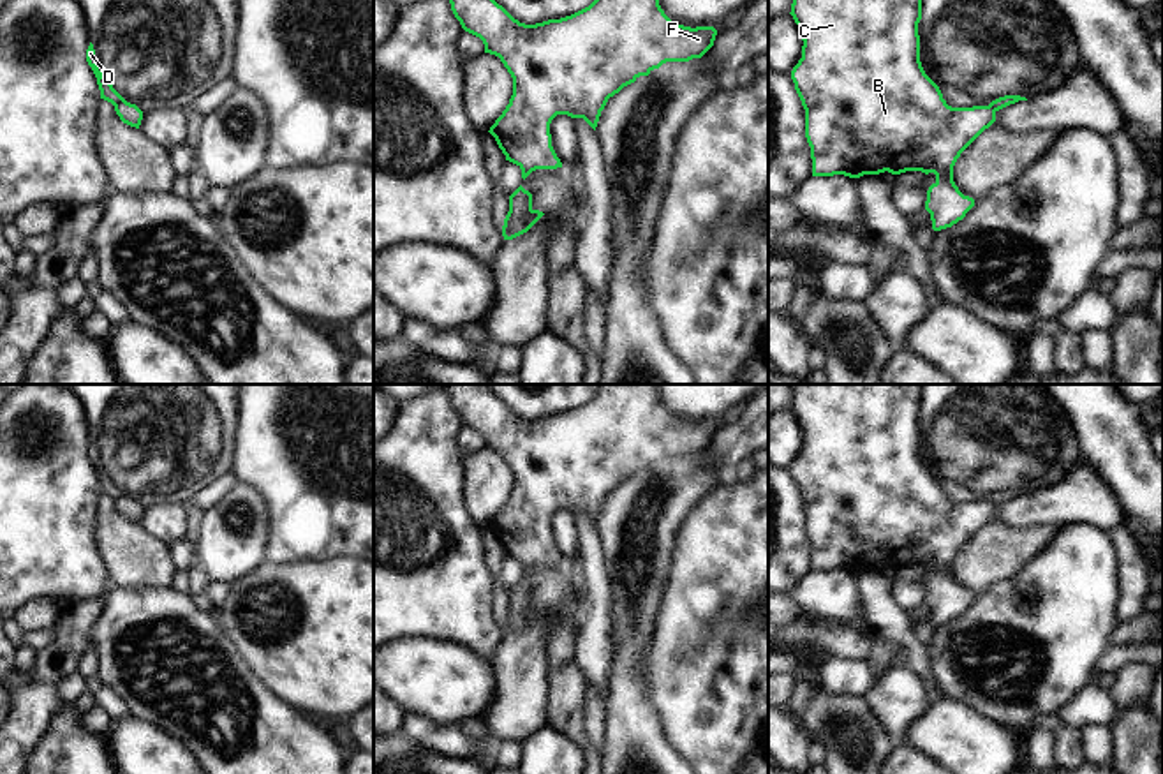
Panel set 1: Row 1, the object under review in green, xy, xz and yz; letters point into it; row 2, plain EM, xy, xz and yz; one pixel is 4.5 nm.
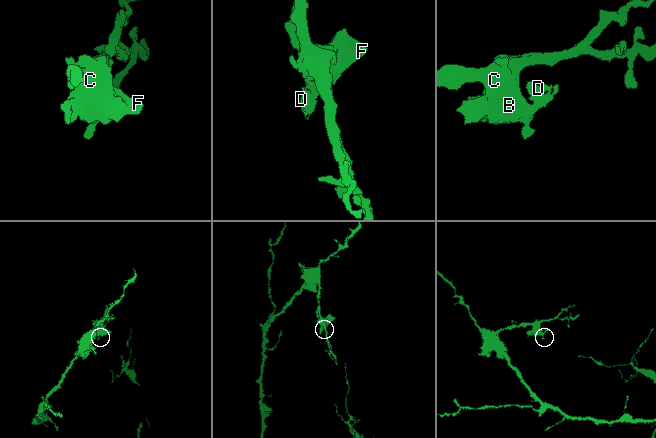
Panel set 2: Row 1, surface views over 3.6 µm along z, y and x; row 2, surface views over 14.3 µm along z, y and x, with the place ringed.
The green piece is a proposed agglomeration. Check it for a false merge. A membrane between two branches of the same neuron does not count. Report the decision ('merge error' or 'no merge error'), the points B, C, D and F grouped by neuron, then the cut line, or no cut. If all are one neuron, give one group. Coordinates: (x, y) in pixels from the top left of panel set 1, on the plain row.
merge error; B C F / D; cut in xz along (510, 603), (517, 609), (531, 605)

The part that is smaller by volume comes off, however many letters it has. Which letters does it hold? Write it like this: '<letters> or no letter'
D

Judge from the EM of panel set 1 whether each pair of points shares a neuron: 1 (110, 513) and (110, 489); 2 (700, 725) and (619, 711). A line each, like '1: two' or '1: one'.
1: two
2: two

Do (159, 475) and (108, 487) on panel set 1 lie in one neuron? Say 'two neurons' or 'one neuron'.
one neuron

